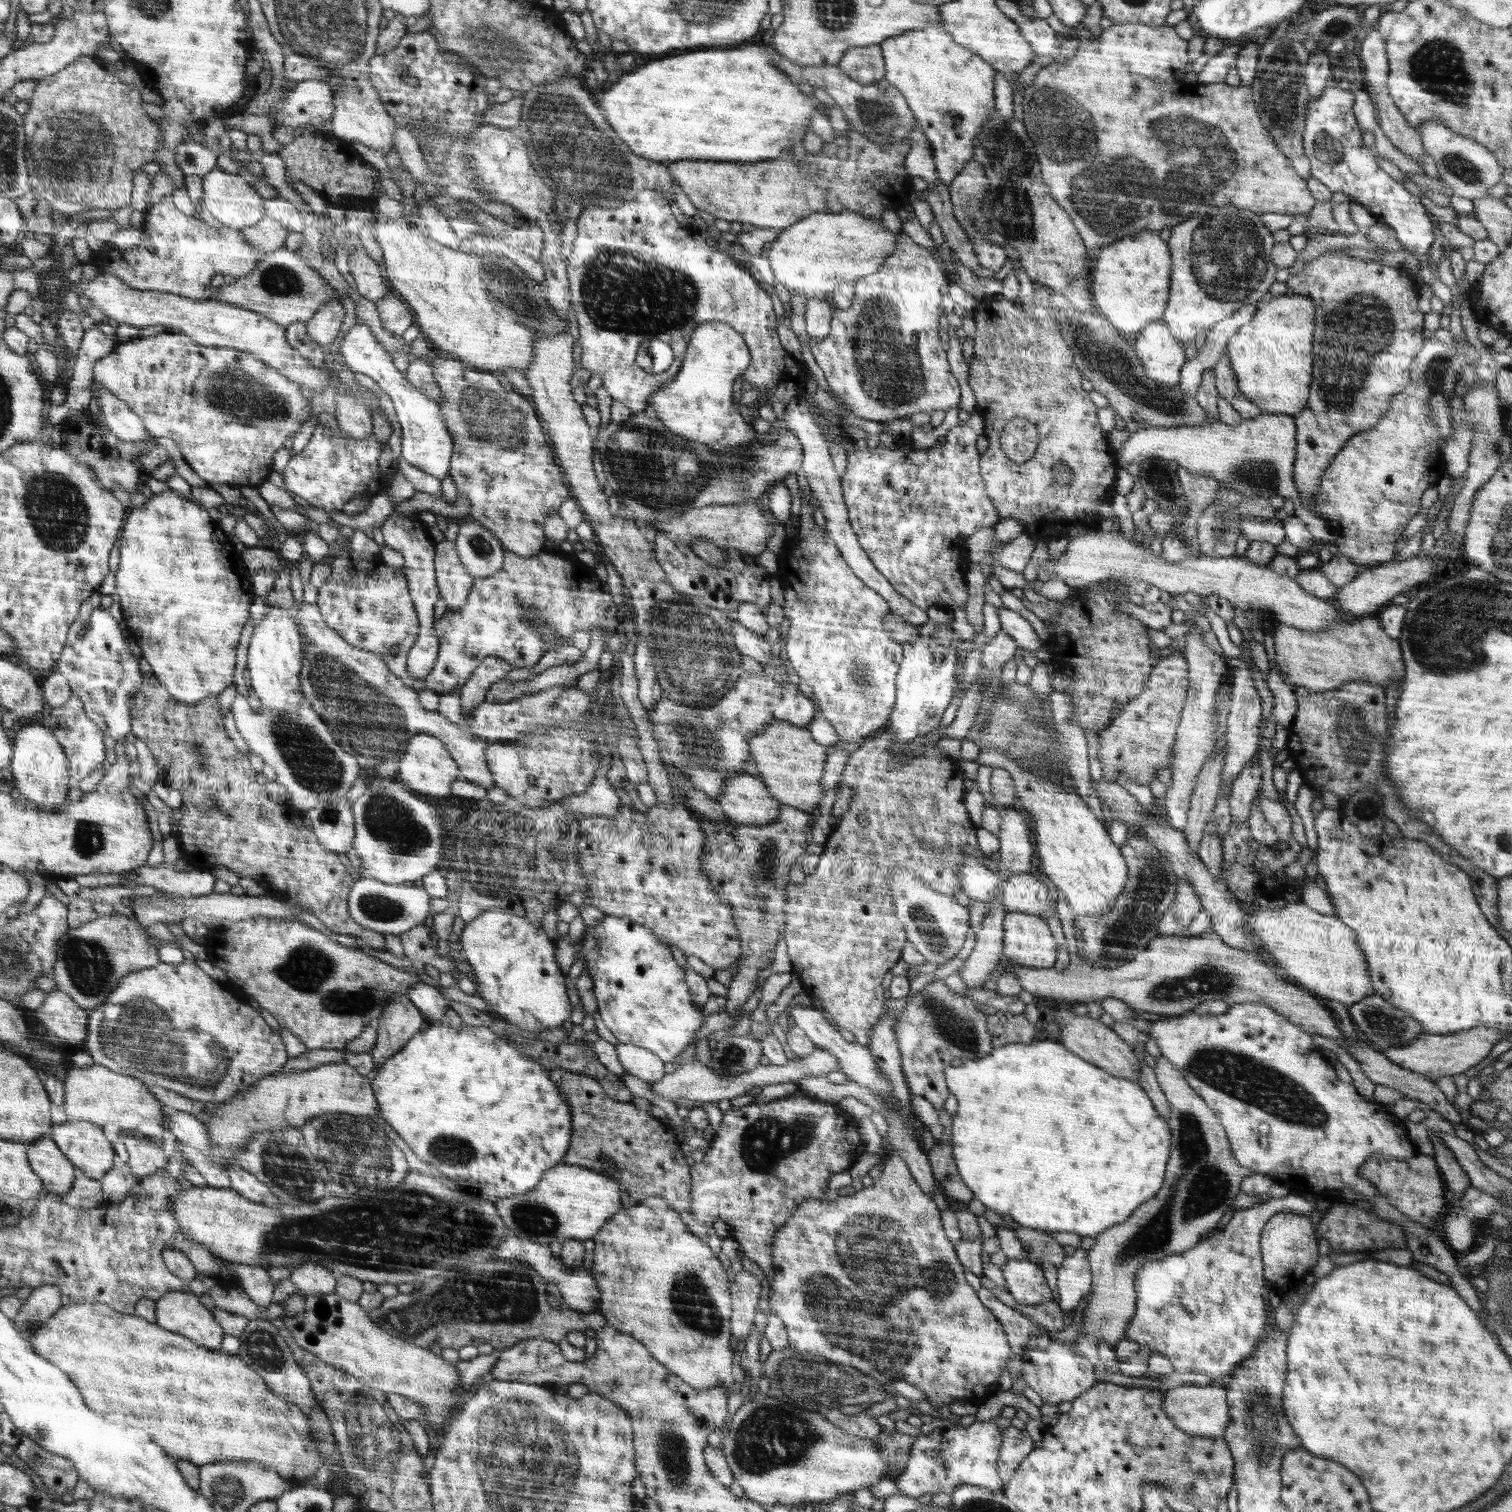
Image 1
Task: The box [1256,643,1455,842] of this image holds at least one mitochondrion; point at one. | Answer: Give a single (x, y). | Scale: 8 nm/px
(1356, 732)

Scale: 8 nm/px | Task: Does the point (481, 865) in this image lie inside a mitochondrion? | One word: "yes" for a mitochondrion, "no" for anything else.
yes

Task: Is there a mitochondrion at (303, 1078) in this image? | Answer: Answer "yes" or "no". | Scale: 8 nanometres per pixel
no

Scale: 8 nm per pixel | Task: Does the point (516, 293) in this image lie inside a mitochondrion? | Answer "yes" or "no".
yes

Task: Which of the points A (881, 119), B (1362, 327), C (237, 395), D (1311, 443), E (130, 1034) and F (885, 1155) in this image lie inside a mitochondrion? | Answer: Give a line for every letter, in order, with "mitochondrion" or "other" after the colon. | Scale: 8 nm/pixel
A: mitochondrion
B: mitochondrion
C: mitochondrion
D: other
E: mitochondrion
F: other

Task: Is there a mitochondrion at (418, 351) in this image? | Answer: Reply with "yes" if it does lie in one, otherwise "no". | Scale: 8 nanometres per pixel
no

